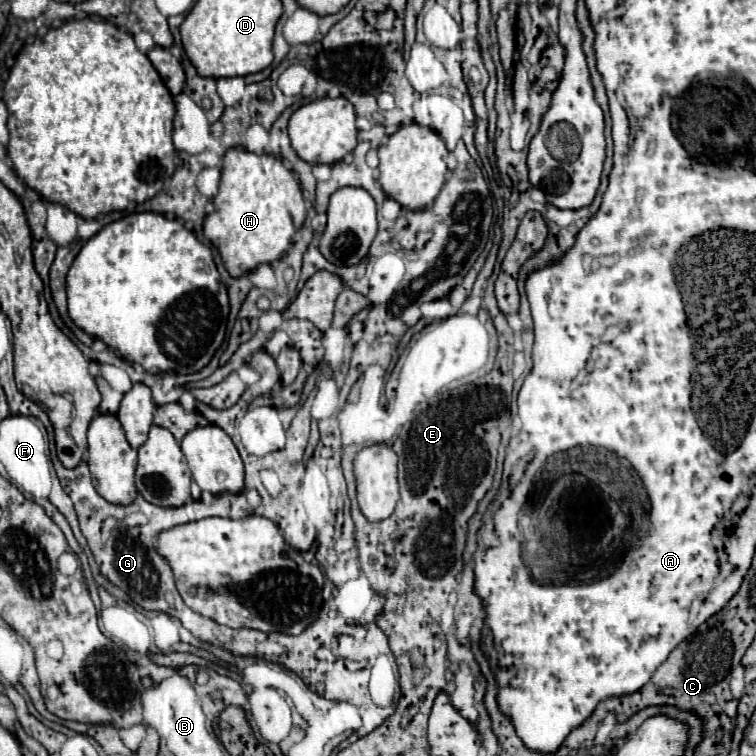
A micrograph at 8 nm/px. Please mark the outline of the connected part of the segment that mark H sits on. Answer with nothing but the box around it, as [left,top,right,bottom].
[204,147,306,277]

